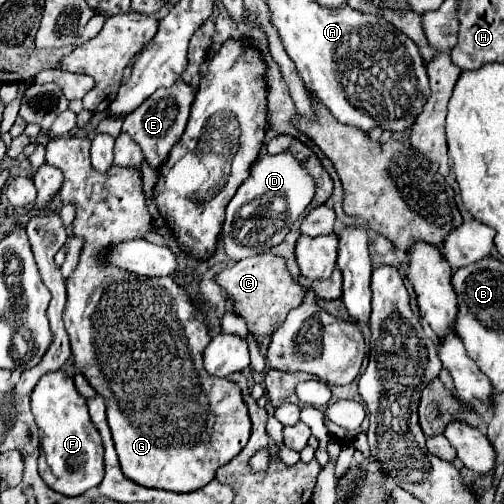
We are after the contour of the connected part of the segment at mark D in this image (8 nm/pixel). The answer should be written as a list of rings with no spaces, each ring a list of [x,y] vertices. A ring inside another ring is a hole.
[[[287,152],[277,156],[263,156],[251,166],[251,176],[239,186],[237,194],[227,204],[227,218],[223,222],[221,240],[229,260],[239,262],[249,256],[269,252],[281,244],[293,222],[303,214],[315,194],[313,178]],[[249,216],[249,218],[245,218]]]

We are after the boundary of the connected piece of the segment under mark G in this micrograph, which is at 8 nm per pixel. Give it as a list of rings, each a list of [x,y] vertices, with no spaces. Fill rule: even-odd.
[[[65,136],[65,138],[53,138],[45,150],[45,160],[53,166],[57,166],[63,172],[63,184],[59,190],[61,202],[63,204],[73,204],[75,206],[75,220],[73,220],[73,234],[83,238],[83,250],[81,250],[81,258],[77,268],[73,270],[73,274],[65,280],[65,288],[67,288],[67,304],[63,310],[63,324],[65,330],[71,338],[71,350],[73,350],[73,362],[75,366],[83,372],[83,376],[89,380],[89,384],[105,398],[107,404],[107,420],[111,426],[111,434],[113,434],[113,442],[115,442],[115,450],[121,462],[121,470],[127,478],[131,478],[133,482],[147,486],[147,488],[161,488],[161,490],[171,490],[171,492],[191,492],[197,490],[201,486],[205,486],[207,482],[211,482],[215,478],[215,472],[219,466],[231,462],[247,444],[249,434],[251,434],[251,418],[249,418],[249,410],[247,404],[243,400],[241,388],[235,386],[235,382],[231,378],[219,378],[219,376],[211,376],[205,368],[203,368],[203,352],[207,348],[207,344],[211,342],[209,336],[209,324],[207,324],[207,316],[205,312],[191,300],[191,296],[187,294],[185,288],[161,288],[163,282],[135,282],[135,274],[131,272],[123,272],[123,268],[111,268],[111,264],[103,264],[103,248],[111,248],[111,244],[119,244],[123,240],[137,240],[143,238],[143,234],[147,232],[157,232],[157,228],[153,226],[153,218],[147,210],[147,202],[145,202],[145,192],[143,192],[143,180],[141,180],[141,172],[137,168],[119,168],[119,166],[111,166],[105,174],[103,172],[95,172],[95,168],[91,166],[89,160],[89,140],[87,138],[75,138],[75,136]]]

